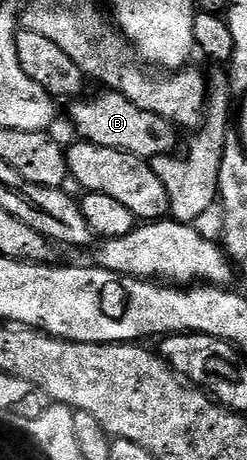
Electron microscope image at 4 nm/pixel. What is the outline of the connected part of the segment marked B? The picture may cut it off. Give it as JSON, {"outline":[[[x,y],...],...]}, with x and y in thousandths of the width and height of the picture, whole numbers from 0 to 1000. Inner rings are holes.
{"outline":[[[466,196],[397,200],[385,213],[360,209],[304,220],[283,239],[283,257],[316,280],[312,298],[421,322],[470,322],[555,343],[611,346],[668,335],[704,335],[721,317],[721,291],[704,267],[632,252],[632,243],[583,243],[534,226],[502,207]]]}

